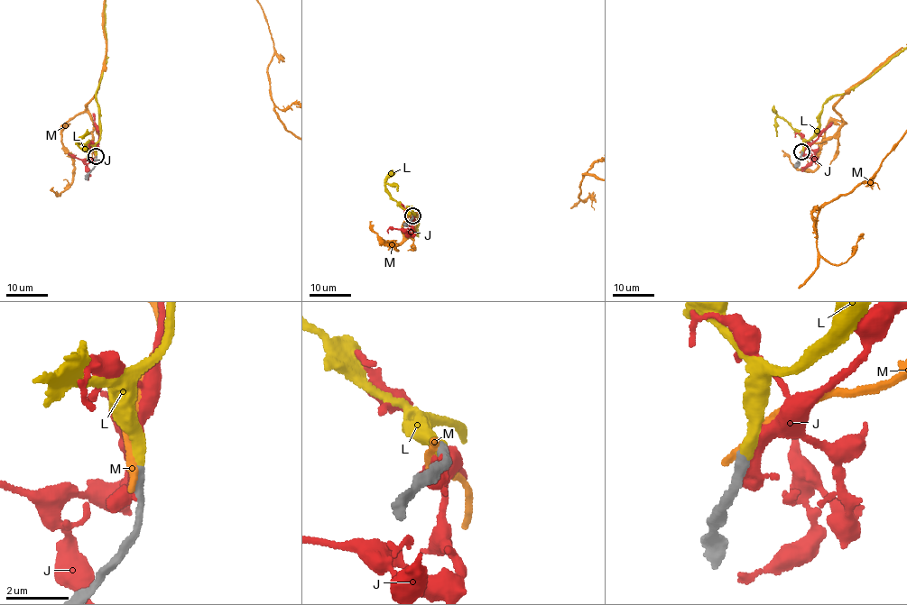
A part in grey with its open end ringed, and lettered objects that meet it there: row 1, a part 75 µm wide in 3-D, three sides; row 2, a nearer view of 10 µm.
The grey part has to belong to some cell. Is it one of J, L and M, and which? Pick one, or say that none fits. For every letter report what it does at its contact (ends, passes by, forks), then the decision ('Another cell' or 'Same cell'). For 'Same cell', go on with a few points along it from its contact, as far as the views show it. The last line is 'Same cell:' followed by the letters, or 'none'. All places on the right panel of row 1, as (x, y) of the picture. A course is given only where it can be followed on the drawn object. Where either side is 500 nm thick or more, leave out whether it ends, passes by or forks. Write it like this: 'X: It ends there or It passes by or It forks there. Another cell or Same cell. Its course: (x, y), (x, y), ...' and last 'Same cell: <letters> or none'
J: It passes by. Another cell
L: It ends there. Same cell
M: It ends there. Another cell
Same cell: L

